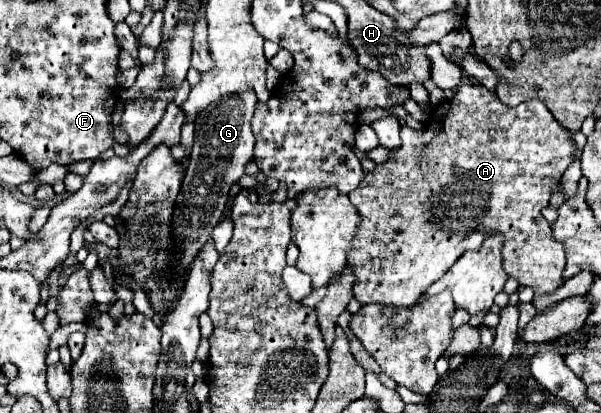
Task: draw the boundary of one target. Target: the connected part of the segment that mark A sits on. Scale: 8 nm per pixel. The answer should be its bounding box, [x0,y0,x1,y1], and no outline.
[347,85,581,307]

